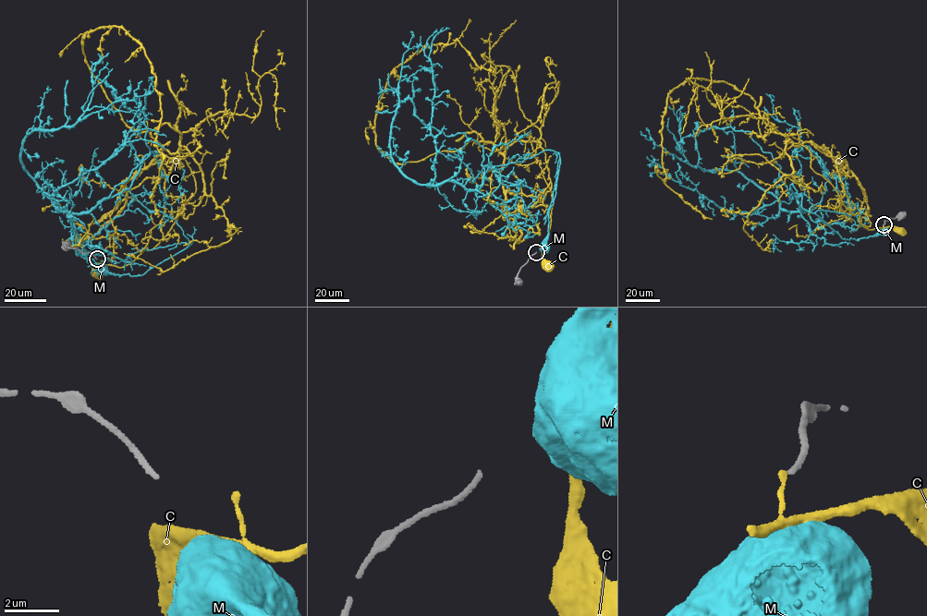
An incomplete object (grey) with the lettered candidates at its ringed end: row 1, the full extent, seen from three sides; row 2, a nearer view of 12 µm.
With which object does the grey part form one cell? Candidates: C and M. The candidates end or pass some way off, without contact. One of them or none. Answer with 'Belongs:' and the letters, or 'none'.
Belongs: none

